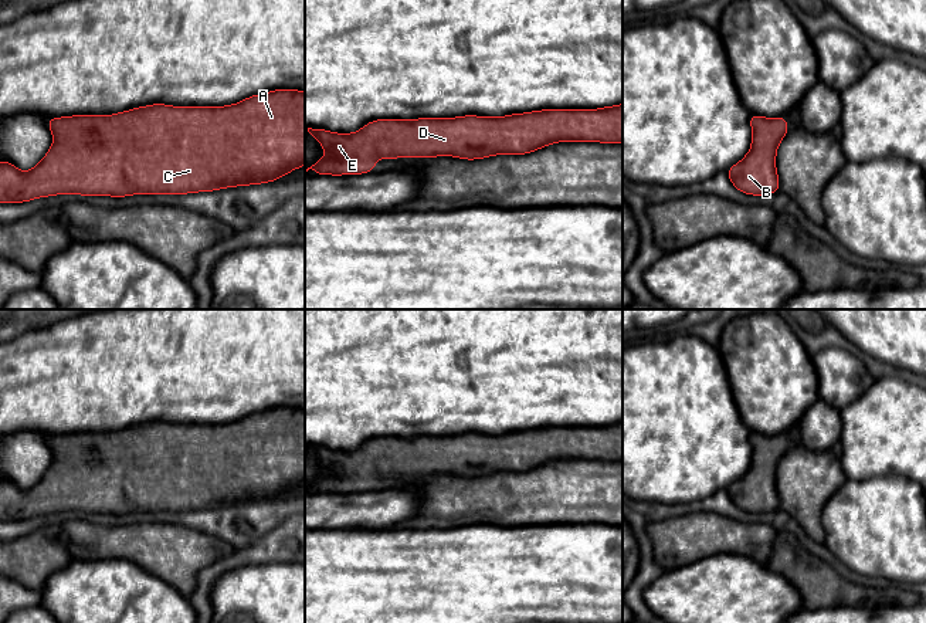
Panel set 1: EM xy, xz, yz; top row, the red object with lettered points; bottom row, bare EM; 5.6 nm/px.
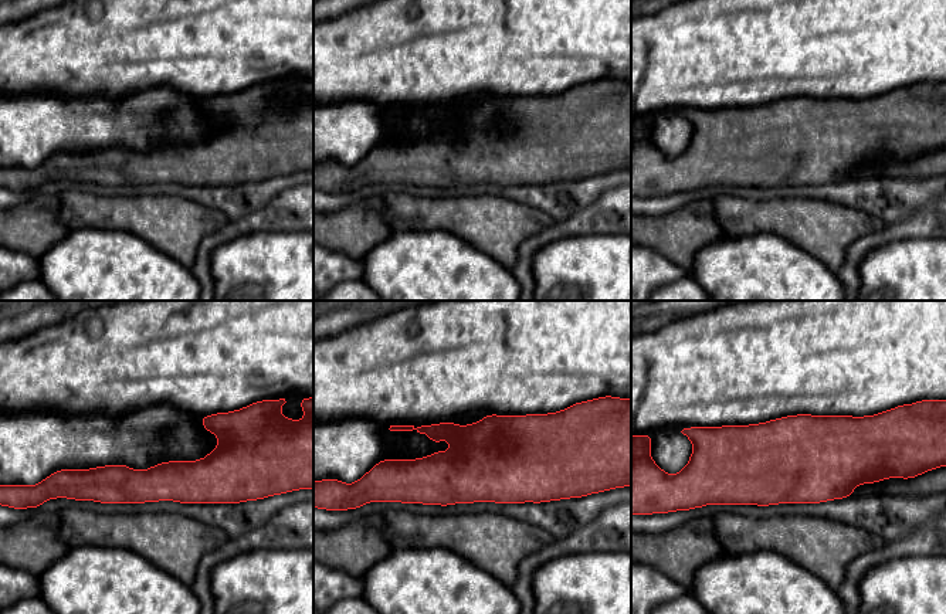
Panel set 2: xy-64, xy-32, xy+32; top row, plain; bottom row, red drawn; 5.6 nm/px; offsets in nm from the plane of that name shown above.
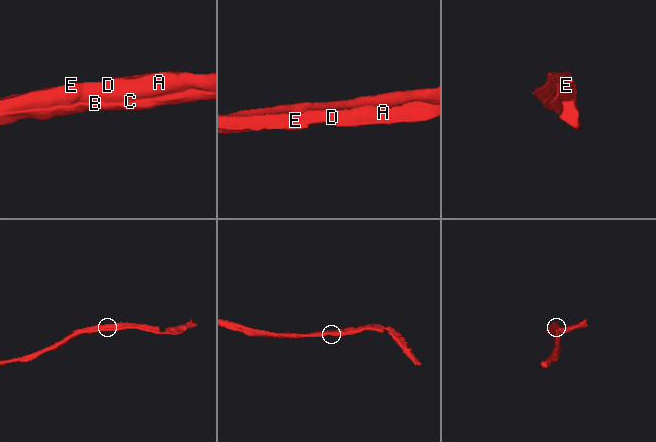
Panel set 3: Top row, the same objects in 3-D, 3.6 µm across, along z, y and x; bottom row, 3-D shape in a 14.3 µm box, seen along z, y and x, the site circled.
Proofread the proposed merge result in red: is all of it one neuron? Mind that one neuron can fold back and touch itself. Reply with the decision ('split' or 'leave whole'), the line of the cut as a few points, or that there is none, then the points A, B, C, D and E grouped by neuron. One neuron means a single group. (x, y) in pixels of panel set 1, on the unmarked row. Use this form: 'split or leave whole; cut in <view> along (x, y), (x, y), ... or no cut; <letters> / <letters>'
leave whole; no cut; A B C D E

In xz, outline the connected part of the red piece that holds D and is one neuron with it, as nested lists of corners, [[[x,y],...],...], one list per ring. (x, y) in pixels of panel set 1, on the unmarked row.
[[[623,421],[598,427],[543,427],[526,431],[512,431],[508,434],[458,434],[458,436],[420,436],[420,437],[377,437],[366,441],[355,451],[333,451],[326,447],[312,447],[308,450],[323,464],[326,474],[316,478],[305,491],[312,487],[316,492],[362,492],[376,487],[376,477],[394,475],[434,475],[455,474],[459,477],[484,477],[493,473],[525,473],[556,460],[603,460],[623,461]]]

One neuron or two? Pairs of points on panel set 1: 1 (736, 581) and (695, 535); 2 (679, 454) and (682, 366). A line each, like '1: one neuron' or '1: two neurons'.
1: two neurons
2: one neuron

